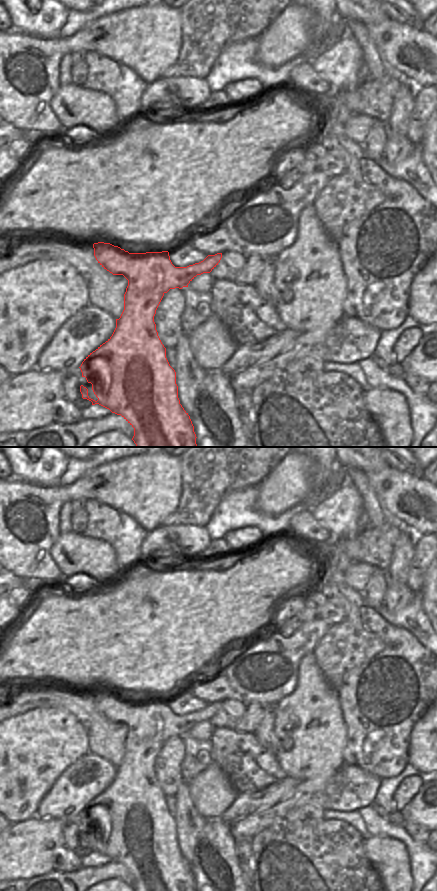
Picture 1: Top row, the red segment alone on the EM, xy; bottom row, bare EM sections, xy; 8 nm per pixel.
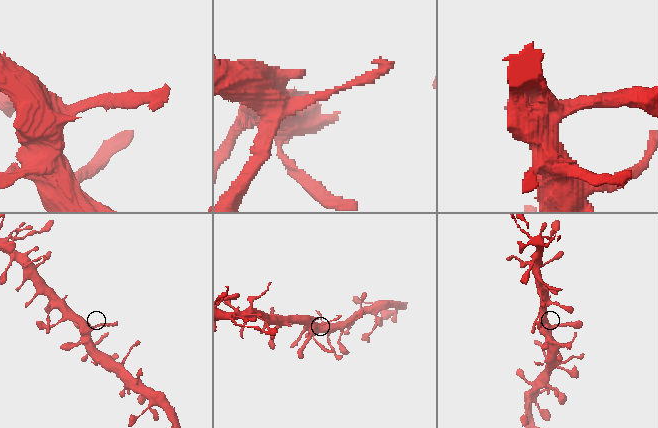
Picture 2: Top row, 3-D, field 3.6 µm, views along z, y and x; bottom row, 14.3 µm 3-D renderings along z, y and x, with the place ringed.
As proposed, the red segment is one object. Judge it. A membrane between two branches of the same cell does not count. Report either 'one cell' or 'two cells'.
two cells

